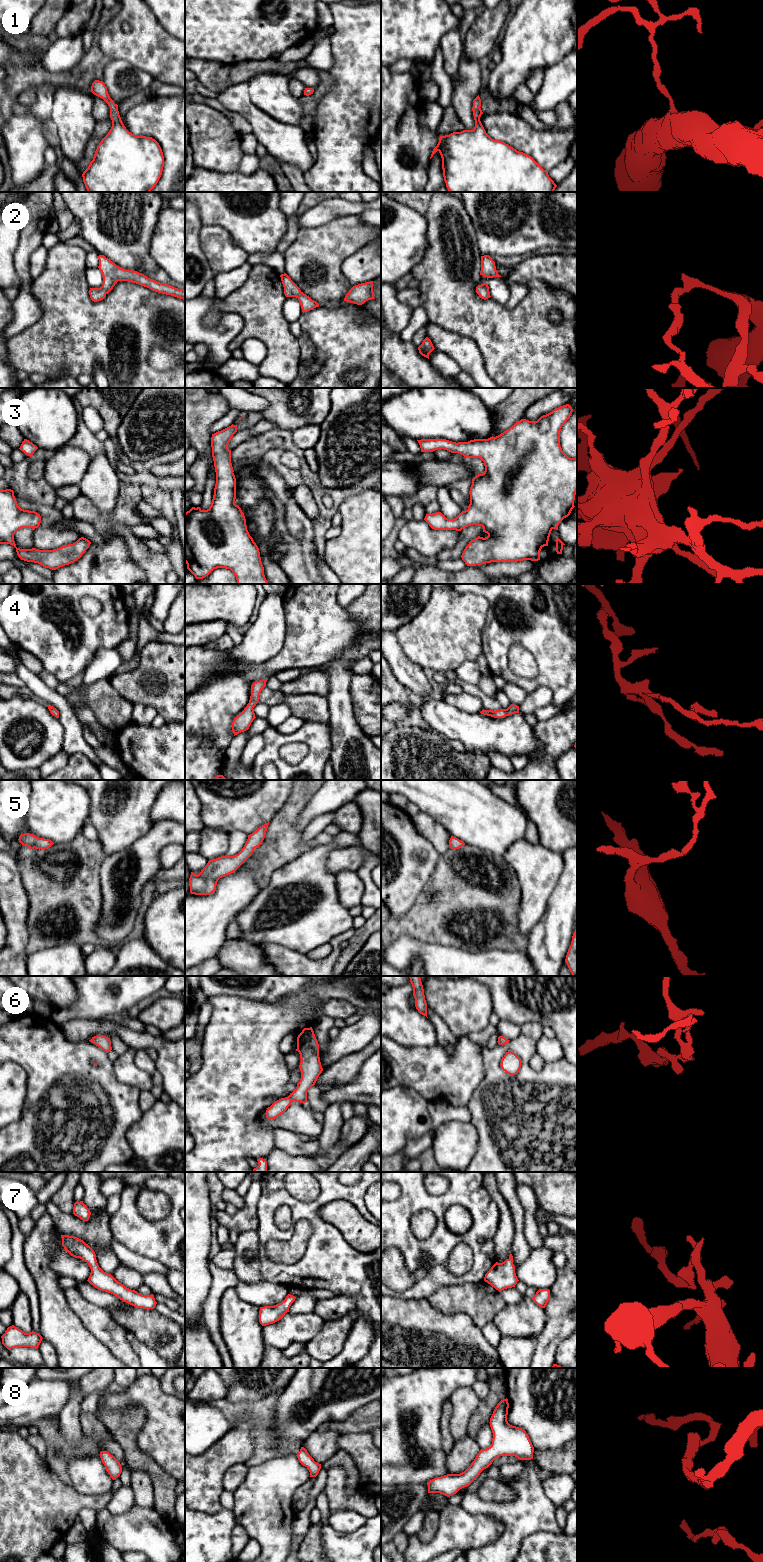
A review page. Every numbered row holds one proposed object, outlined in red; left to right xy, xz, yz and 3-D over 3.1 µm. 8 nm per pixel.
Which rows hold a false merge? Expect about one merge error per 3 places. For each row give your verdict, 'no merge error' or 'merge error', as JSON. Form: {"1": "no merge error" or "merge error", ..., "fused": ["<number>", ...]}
{"1": "no merge error", "2": "no merge error", "3": "no merge error", "4": "no merge error", "5": "no merge error", "6": "no merge error", "7": "no merge error", "8": "no merge error", "fused": []}

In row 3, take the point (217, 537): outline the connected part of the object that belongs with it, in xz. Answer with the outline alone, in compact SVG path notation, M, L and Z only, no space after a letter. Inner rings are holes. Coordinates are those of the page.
M231 425L221 431L212 434L211 447L214 467L216 472L216 484L211 506L207 510L200 507L192 507L185 513L185 563L187 569L196 579L203 579L214 569L230 569L236 576L237 584L269 584L264 575L264 567L261 562L259 548L250 536L244 513L235 504L236 499L236 478L231 463L231 450L228 444L237 432L237 425Z

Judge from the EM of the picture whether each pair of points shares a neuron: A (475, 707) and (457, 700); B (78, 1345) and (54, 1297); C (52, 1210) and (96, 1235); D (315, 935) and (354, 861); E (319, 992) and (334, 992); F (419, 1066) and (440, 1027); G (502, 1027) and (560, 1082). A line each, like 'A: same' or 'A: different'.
A: same
B: same
C: same
D: different
E: same
F: different
G: different

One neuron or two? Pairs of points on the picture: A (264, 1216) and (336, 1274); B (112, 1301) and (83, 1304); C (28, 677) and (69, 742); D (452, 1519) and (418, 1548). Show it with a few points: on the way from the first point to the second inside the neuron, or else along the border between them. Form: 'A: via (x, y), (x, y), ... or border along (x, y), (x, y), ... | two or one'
A: via (289, 1201), (321, 1228), (329, 1248) | one
B: border along (76, 1288), (87, 1300), (106, 1309) | two
C: via (45, 693), (66, 712), (69, 725) | one
D: via (450, 1529), (431, 1548), (428, 1548) | one

